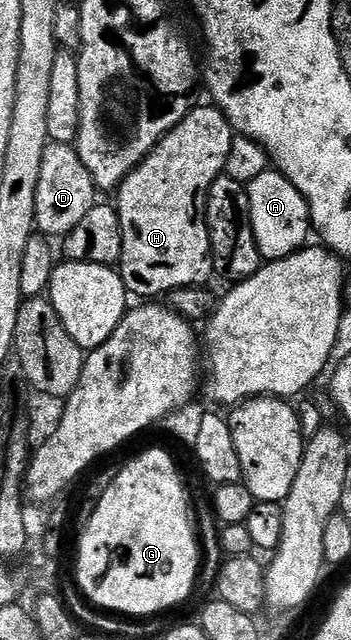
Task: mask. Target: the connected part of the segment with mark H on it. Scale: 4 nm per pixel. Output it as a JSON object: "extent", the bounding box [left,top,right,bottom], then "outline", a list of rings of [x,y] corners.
{"extent":[115,106,235,298],"outline":[[[194,106],[187,118],[183,118],[181,124],[176,124],[153,147],[144,162],[122,182],[120,188],[116,189],[115,207],[123,234],[119,271],[121,281],[134,297],[161,298],[174,292],[176,288],[205,286],[210,283],[209,279],[214,279],[206,206],[211,186],[224,173],[235,133],[229,119],[216,106],[208,107]]]}

